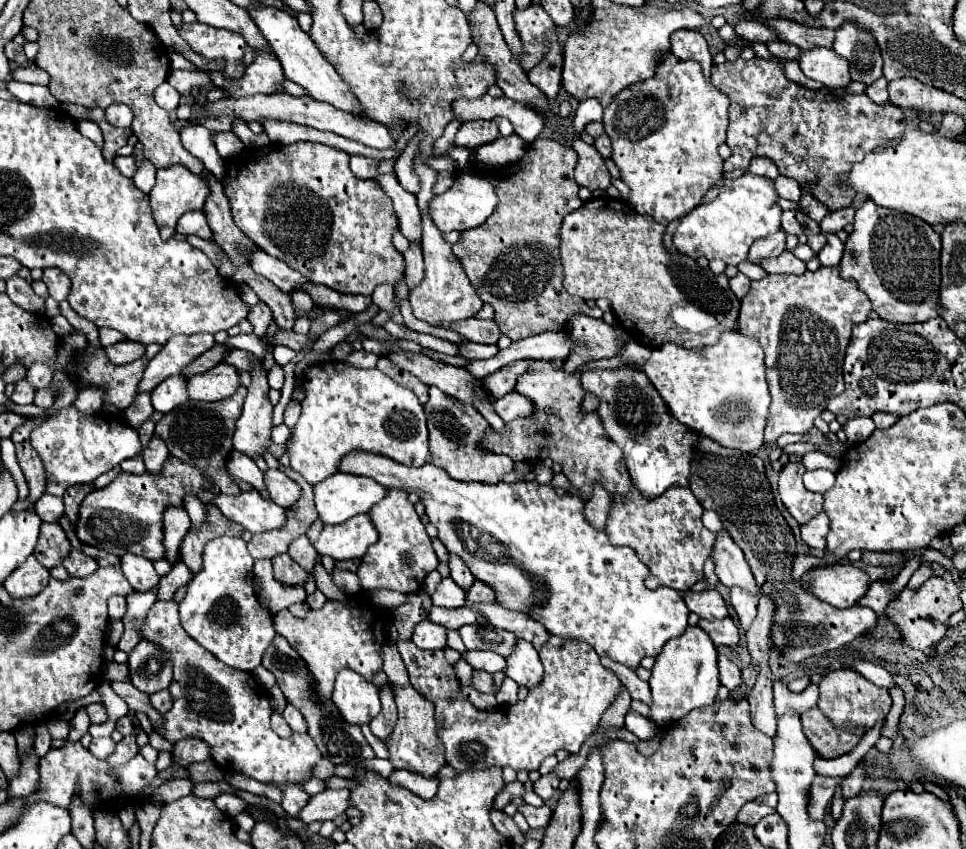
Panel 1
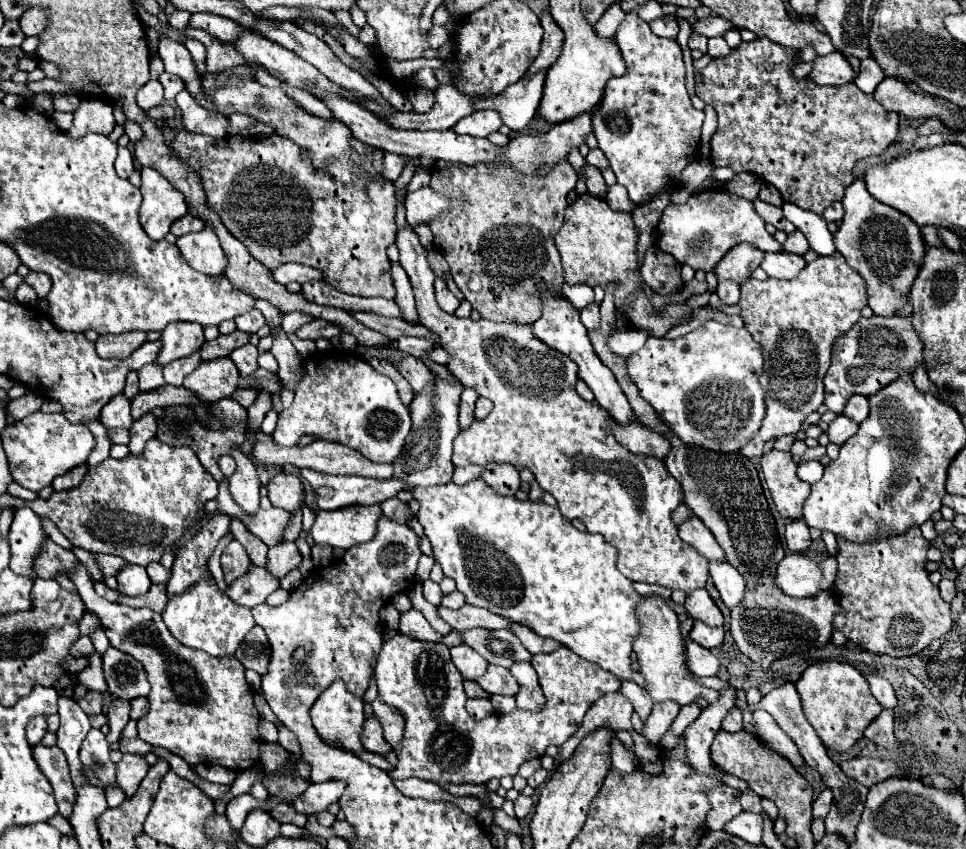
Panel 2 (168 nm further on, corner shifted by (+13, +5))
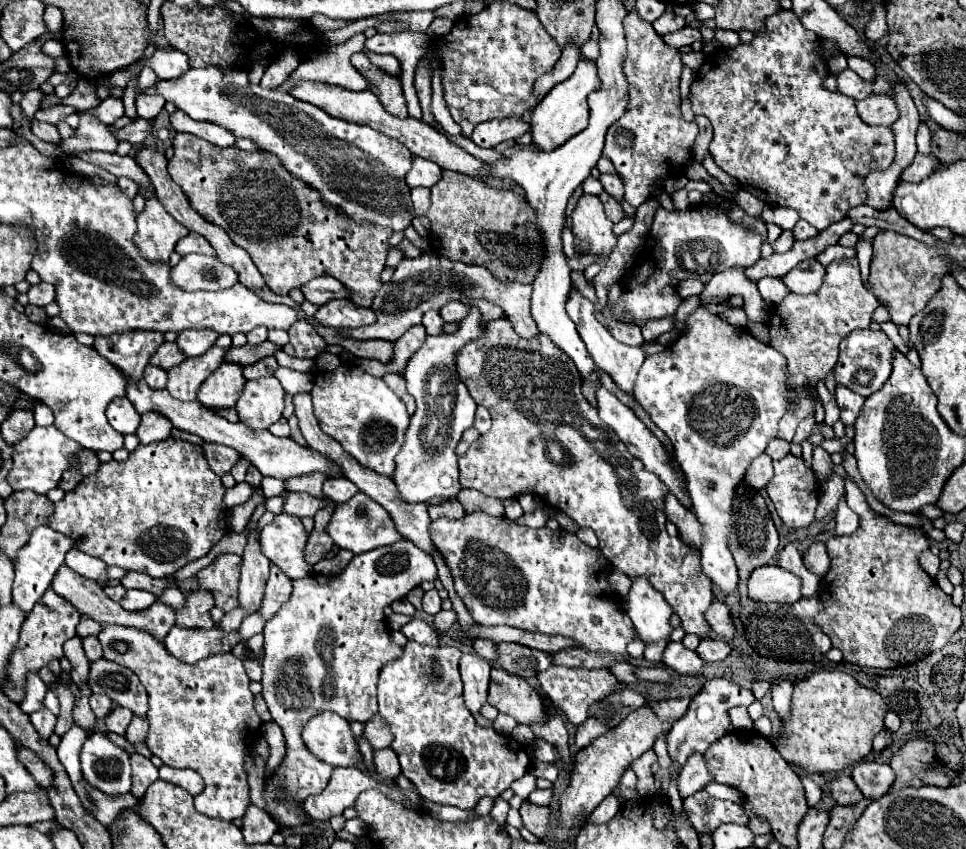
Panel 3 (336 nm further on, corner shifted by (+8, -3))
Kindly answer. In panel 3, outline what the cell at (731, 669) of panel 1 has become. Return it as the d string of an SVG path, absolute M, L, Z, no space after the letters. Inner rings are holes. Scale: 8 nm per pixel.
M669 642L663 652L665 666L677 670L679 674L701 674L705 662L693 650L687 650L681 642Z

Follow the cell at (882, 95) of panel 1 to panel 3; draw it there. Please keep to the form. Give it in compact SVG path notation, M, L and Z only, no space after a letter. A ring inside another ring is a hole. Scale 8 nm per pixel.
M847 56L847 60L849 60L849 68L851 68L853 72L857 72L863 80L875 82L875 68L873 68L873 64L871 64L869 60L853 58L853 56Z

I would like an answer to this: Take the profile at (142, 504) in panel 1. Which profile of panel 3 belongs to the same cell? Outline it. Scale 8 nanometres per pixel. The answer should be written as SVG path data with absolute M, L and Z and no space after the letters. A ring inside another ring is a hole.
M167 438L155 444L137 446L125 462L111 460L101 464L95 474L85 476L75 490L67 492L65 498L55 504L55 512L49 516L47 526L71 538L75 548L109 566L147 572L153 578L167 578L185 564L205 556L229 530L223 494L225 488L221 478L209 470L201 448L185 440Z

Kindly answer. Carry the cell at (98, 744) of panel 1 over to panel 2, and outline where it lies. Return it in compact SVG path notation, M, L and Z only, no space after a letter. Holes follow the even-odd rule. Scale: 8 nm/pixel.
M92 728L88 732L80 748L80 760L104 784L108 806L110 808L120 806L126 800L126 794L116 782L116 764L110 760L110 746L100 730Z

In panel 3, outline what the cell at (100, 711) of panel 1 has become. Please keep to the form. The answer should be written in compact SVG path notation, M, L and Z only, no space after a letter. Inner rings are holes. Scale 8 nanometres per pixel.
M93 694L89 698L89 704L91 704L91 710L95 712L97 718L105 718L111 712L111 708L113 708L111 700L107 696L101 696L101 694Z

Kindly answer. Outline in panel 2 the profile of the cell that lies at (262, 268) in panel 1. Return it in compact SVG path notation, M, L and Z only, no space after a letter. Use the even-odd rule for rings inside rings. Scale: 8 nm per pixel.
M282 264L276 270L272 270L272 276L280 284L288 284L288 282L304 284L306 280L322 280L320 270L316 270L312 266L304 266L304 264Z

